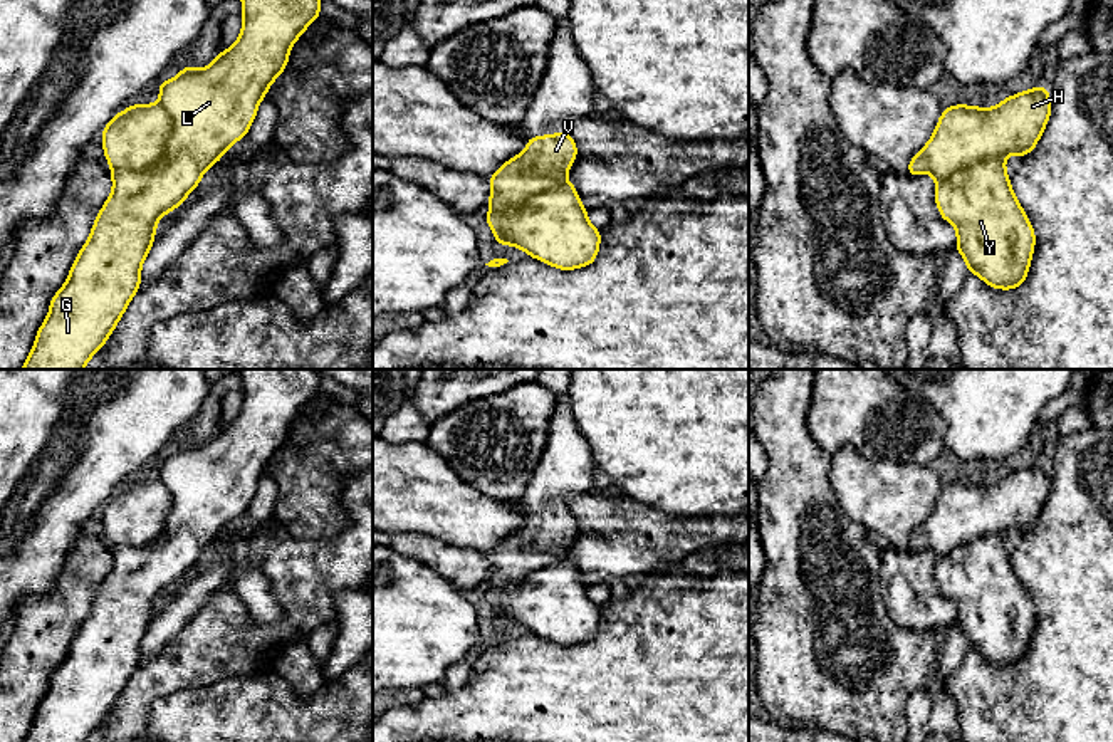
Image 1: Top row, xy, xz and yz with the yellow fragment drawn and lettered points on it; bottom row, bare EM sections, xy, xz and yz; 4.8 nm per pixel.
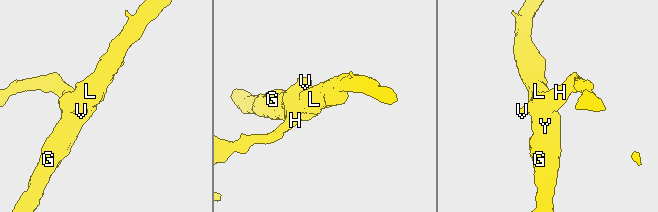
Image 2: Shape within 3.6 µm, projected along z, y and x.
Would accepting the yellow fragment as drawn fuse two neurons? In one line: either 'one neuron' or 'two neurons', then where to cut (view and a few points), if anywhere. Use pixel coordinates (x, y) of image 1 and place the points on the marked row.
two neurons | xy (160, 103), (172, 121), (167, 151), (148, 168), (113, 170)

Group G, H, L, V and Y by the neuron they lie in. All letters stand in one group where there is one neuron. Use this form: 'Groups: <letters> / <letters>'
Groups: G L Y / H V

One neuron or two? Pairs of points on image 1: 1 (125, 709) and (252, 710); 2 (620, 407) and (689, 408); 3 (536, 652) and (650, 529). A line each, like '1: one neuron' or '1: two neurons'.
1: two neurons
2: one neuron
3: two neurons

